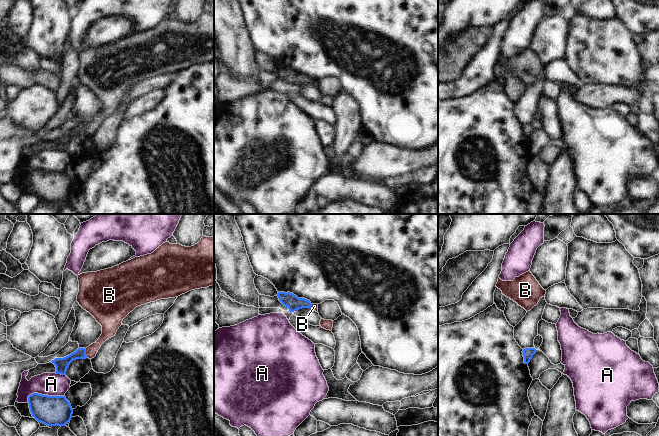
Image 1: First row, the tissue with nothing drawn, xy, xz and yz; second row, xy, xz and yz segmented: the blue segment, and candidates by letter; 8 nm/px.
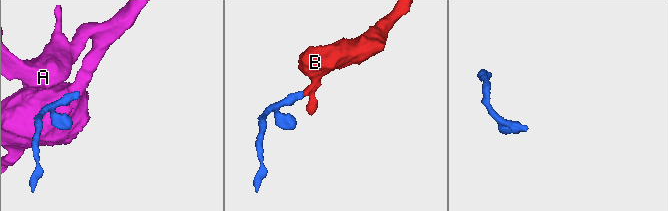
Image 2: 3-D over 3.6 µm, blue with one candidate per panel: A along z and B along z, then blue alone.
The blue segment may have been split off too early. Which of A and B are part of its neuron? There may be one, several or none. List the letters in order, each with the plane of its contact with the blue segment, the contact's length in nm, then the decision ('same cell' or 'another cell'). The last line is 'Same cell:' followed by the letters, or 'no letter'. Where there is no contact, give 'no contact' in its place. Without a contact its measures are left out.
A: xy | 300 nm | another cell
B: xy | 70 nm | same cell
Same cell: B

